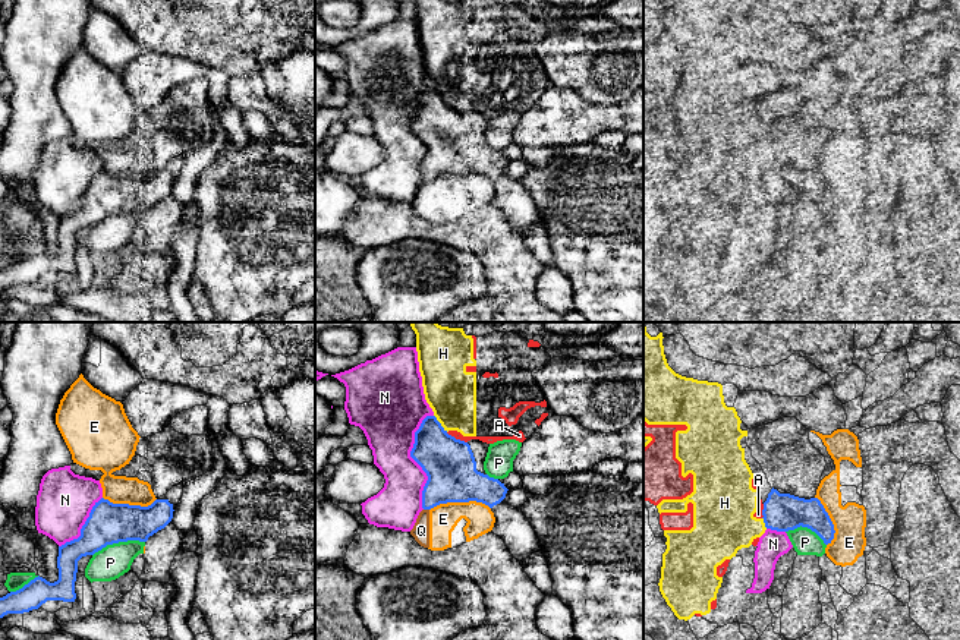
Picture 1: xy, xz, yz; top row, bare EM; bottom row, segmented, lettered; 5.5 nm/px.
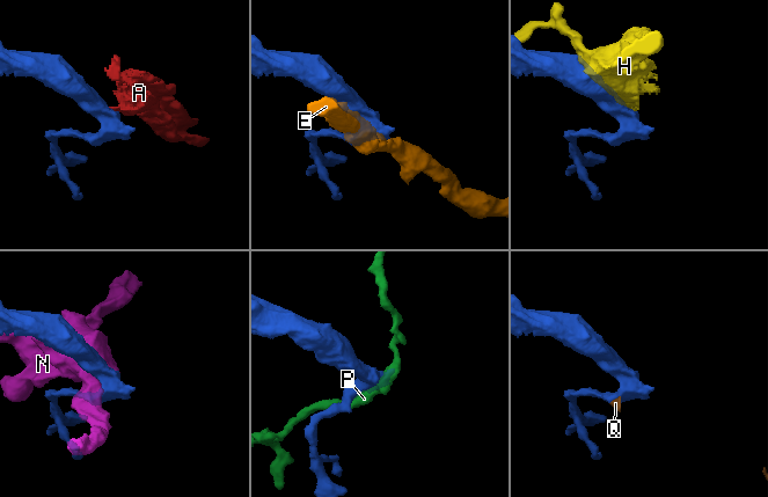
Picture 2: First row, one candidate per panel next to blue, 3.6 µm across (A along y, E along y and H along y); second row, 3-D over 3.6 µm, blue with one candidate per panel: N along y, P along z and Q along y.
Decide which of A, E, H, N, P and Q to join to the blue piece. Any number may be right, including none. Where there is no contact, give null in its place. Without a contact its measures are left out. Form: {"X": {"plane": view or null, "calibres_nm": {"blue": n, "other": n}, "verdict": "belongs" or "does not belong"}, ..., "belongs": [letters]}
{"A": {"plane": "xz", "calibres_nm": {"blue": 280, "other": 50}, "verdict": "does not belong"}, "E": {"plane": "xz", "calibres_nm": {"blue": 280, "other": 160}, "verdict": "does not belong"}, "H": {"plane": "xz", "calibres_nm": {"blue": 280, "other": 280}, "verdict": "does not belong"}, "N": {"plane": "xz", "calibres_nm": {"blue": 280, "other": 300}, "verdict": "does not belong"}, "P": {"plane": "xy", "calibres_nm": {"blue": 220, "other": 180}, "verdict": "does not belong"}, "Q": {"plane": "xz", "calibres_nm": {"blue": 280, "other": 100}, "verdict": "does not belong"}, "belongs": []}

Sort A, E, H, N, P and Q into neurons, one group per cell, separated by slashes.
A H / E Q / N / P

